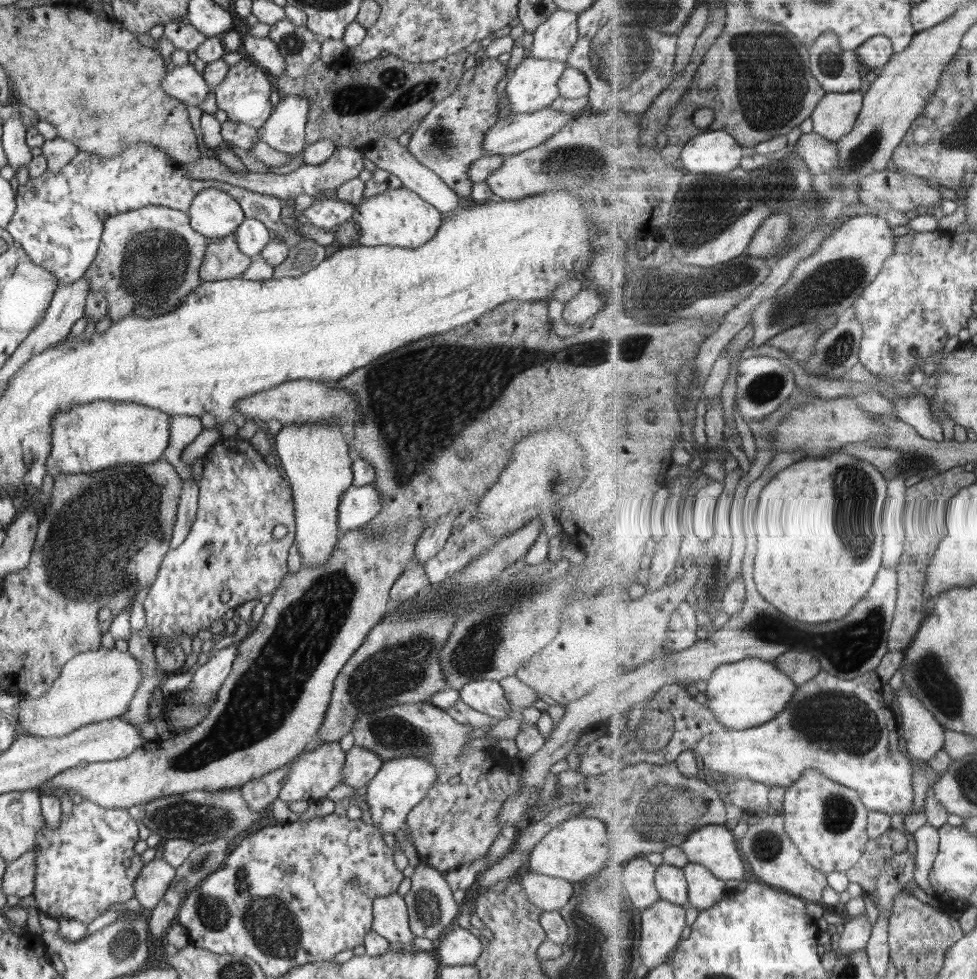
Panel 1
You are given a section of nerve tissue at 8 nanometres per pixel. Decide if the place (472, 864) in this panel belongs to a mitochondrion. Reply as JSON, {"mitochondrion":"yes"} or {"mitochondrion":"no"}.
{"mitochondrion":"no"}

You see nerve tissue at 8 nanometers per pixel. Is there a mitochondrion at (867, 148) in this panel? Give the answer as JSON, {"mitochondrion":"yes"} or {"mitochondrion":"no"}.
{"mitochondrion":"yes"}

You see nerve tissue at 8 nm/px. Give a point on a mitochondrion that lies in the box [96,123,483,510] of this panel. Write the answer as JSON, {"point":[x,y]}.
{"point":[154,266]}

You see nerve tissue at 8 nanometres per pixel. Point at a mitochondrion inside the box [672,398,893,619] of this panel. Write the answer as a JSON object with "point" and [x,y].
{"point":[855,486]}

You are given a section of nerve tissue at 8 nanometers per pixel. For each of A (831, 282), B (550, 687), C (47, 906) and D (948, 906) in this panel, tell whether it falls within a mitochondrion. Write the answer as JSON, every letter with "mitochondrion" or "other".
{"A":"mitochondrion","B":"other","C":"other","D":"other"}

